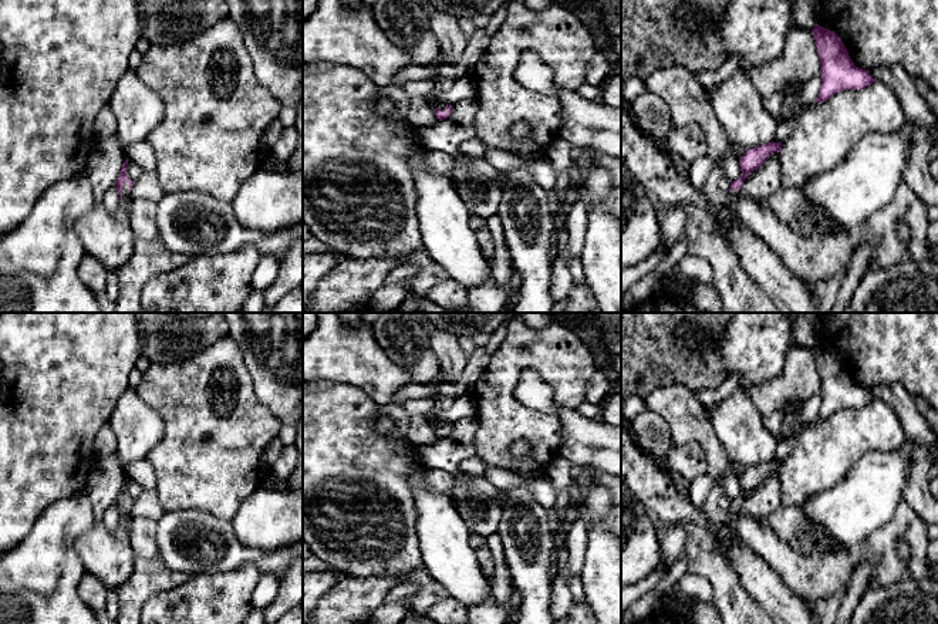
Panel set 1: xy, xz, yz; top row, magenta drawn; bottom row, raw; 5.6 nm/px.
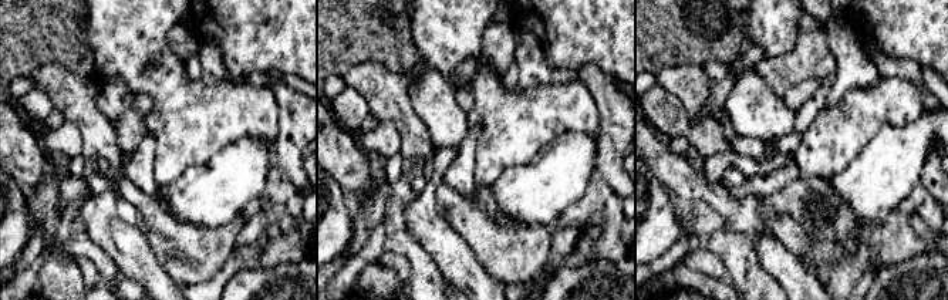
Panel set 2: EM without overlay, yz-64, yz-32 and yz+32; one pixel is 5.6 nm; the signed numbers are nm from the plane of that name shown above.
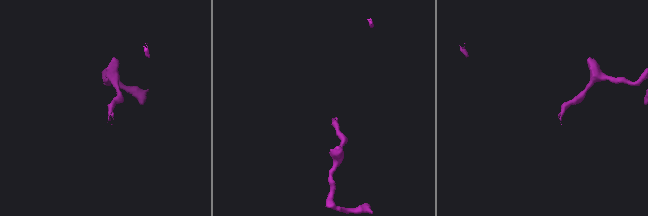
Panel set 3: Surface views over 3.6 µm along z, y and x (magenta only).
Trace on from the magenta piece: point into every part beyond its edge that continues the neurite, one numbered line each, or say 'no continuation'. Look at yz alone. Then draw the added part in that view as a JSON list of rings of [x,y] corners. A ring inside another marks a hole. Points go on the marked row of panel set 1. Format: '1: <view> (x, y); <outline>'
1: yz (789, 294); [[[733,188],[713,219],[713,230],[728,242],[746,274],[769,296],[779,313],[823,313],[809,284],[793,276],[749,226],[740,223],[725,232],[718,230],[718,225],[729,220],[738,203],[738,188]]]

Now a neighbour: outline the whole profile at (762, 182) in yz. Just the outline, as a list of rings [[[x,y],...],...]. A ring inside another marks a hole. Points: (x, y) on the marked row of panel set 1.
[[[770,154],[765,162],[755,169],[740,186],[738,196],[765,199],[782,186],[779,154]]]

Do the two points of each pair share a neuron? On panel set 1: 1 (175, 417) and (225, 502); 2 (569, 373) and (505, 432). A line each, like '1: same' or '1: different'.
1: same
2: same

